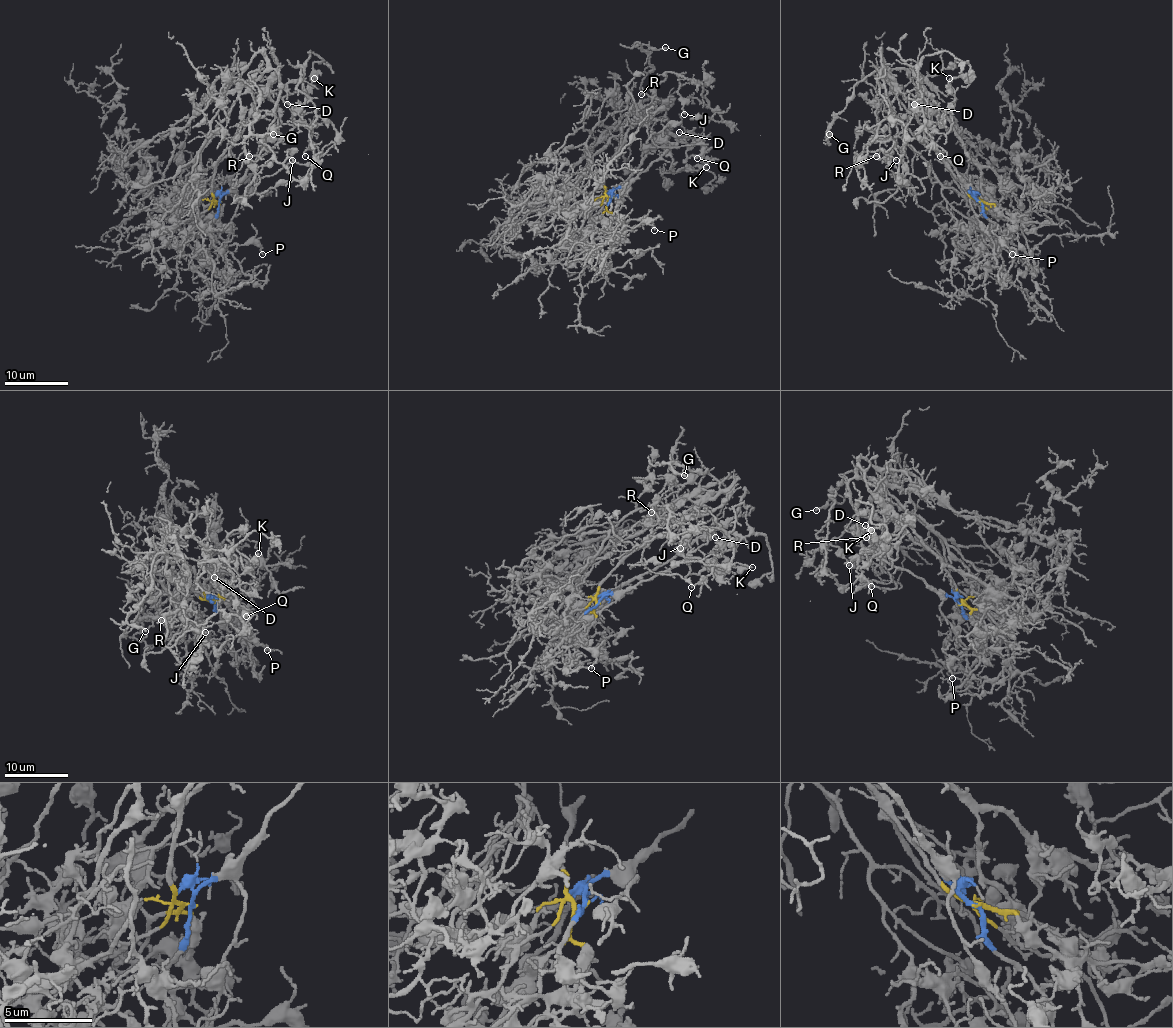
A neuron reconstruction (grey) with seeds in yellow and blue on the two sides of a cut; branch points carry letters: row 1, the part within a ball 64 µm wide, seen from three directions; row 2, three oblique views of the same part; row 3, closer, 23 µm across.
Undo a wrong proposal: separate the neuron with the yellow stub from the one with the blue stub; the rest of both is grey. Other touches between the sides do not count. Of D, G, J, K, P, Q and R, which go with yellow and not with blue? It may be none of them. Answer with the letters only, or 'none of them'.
G, J, R

